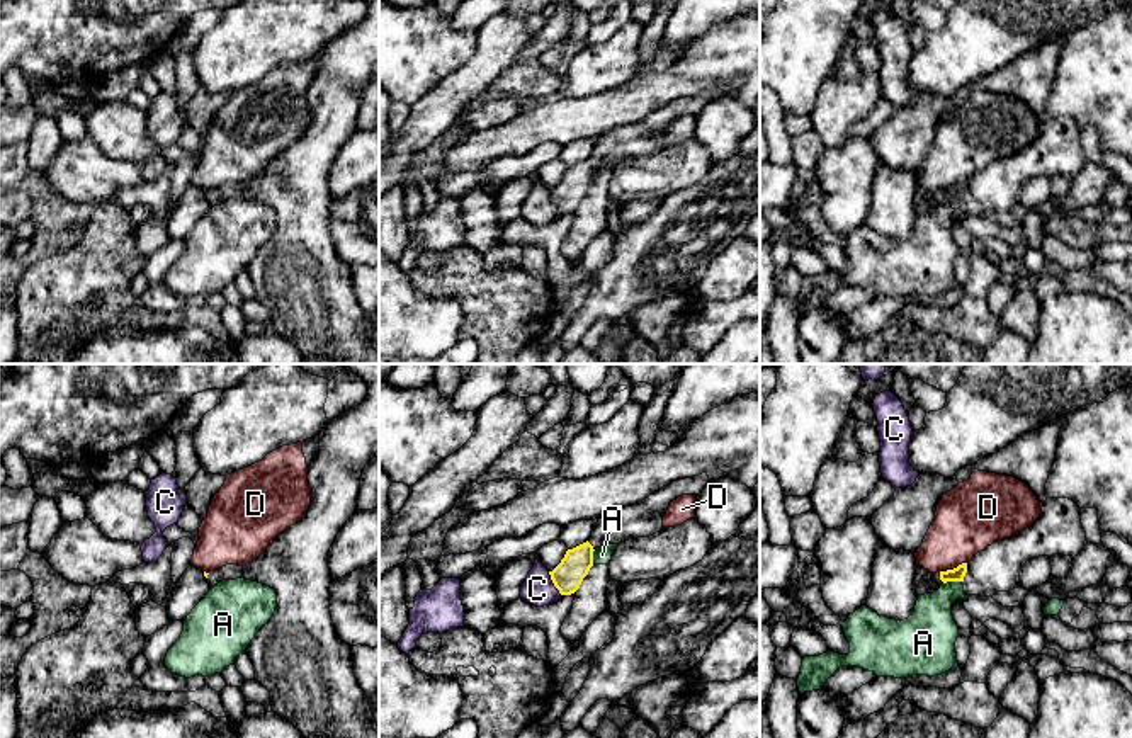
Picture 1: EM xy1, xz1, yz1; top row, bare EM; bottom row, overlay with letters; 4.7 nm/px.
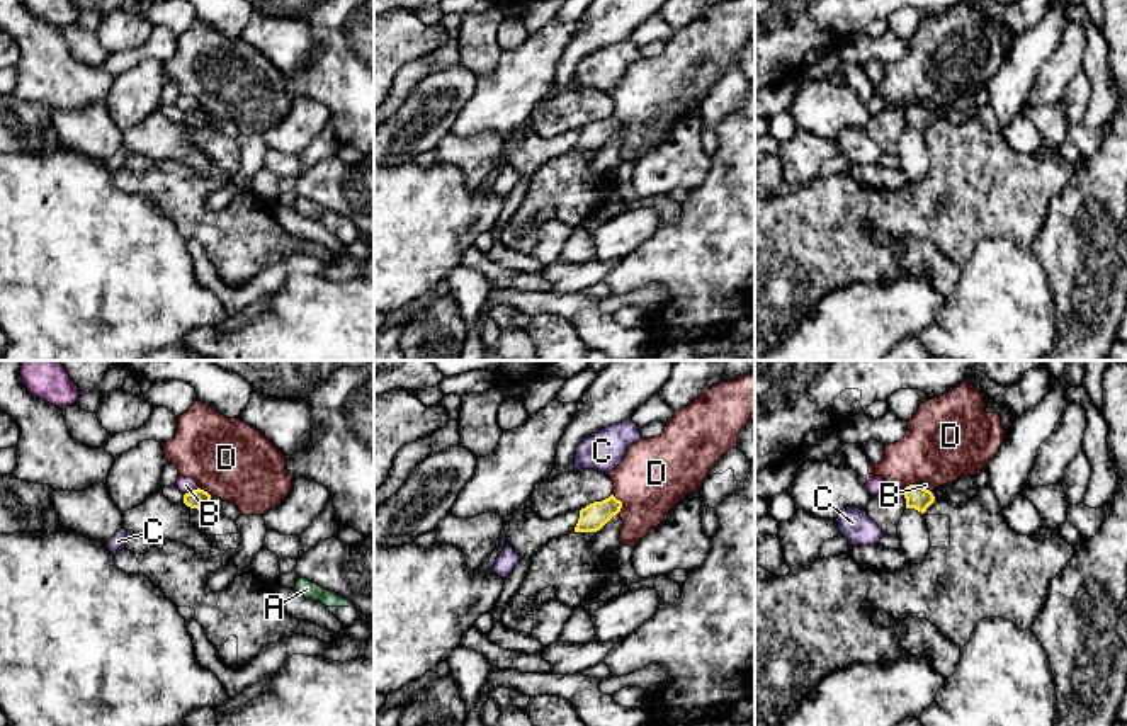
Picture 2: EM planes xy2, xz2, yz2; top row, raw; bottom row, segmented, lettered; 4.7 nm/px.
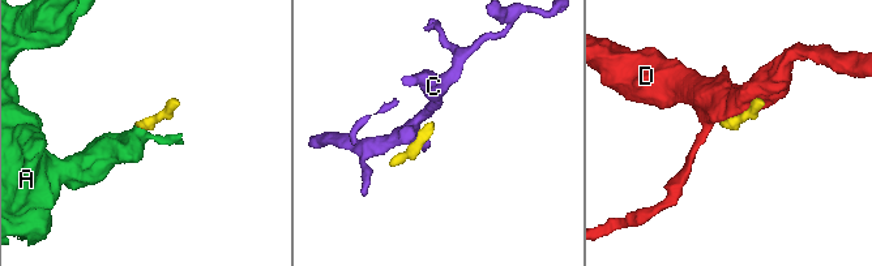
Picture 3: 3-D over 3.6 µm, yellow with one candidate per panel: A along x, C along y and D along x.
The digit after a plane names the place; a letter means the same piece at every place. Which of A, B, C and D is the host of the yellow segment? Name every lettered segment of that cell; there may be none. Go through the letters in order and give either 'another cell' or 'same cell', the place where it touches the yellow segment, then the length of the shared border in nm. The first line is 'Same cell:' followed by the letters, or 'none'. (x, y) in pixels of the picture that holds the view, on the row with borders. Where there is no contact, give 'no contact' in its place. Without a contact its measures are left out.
Same cell: none
A: another cell | yz1 (952, 580) | 90 nm
B: another cell | xy2 (191, 492) | 80 nm
C: another cell | xz1 (553, 582) | 130 nm
D: another cell | yz1 (954, 568) | 140 nm

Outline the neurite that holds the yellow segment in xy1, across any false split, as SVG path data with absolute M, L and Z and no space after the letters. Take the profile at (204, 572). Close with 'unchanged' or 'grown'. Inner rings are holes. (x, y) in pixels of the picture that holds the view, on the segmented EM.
M226 565L223 568L219 568L219 570L209 571L209 573L204 571L204 576L206 576L207 583L211 587L214 587L223 580L243 578L243 566Z | grown

